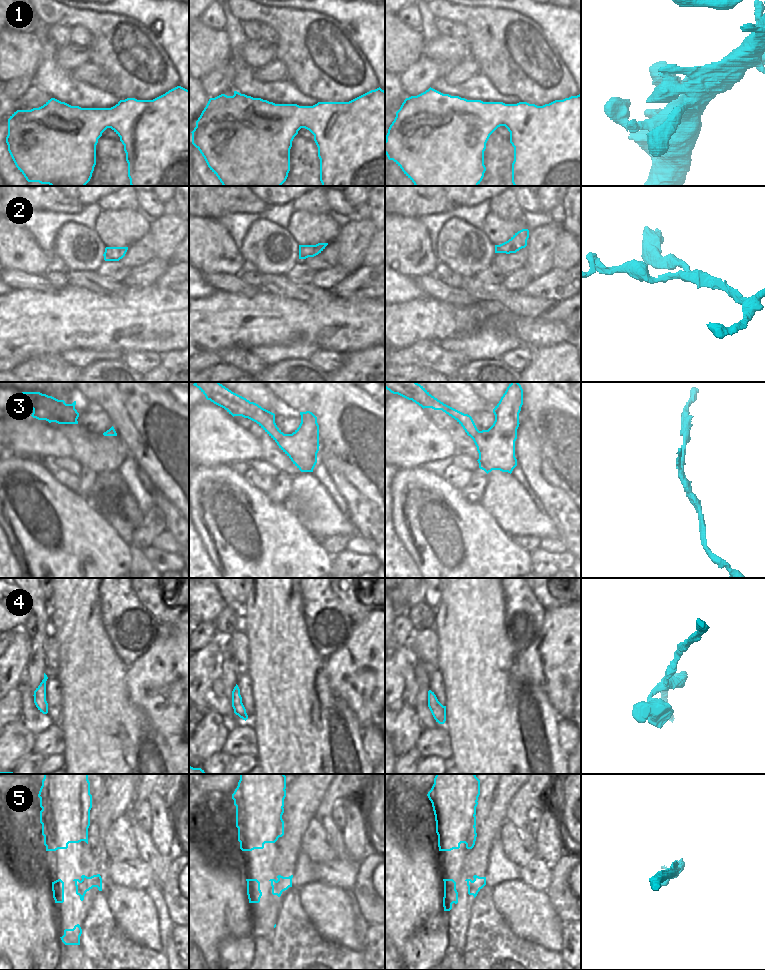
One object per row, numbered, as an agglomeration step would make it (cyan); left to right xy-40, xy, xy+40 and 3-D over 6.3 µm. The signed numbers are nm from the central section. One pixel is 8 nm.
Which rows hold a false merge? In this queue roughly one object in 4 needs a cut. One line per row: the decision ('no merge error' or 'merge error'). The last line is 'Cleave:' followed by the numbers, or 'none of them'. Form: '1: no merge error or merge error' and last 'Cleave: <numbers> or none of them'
1: no merge error
2: no merge error
3: no merge error
4: no merge error
5: no merge error
Cleave: none of them

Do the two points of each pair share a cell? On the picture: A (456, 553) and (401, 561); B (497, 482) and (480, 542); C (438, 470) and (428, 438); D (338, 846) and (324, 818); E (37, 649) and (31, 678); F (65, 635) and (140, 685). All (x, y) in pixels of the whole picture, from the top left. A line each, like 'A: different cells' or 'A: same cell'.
A: different cells
B: different cells
C: different cells
D: same cell
E: same cell
F: different cells

